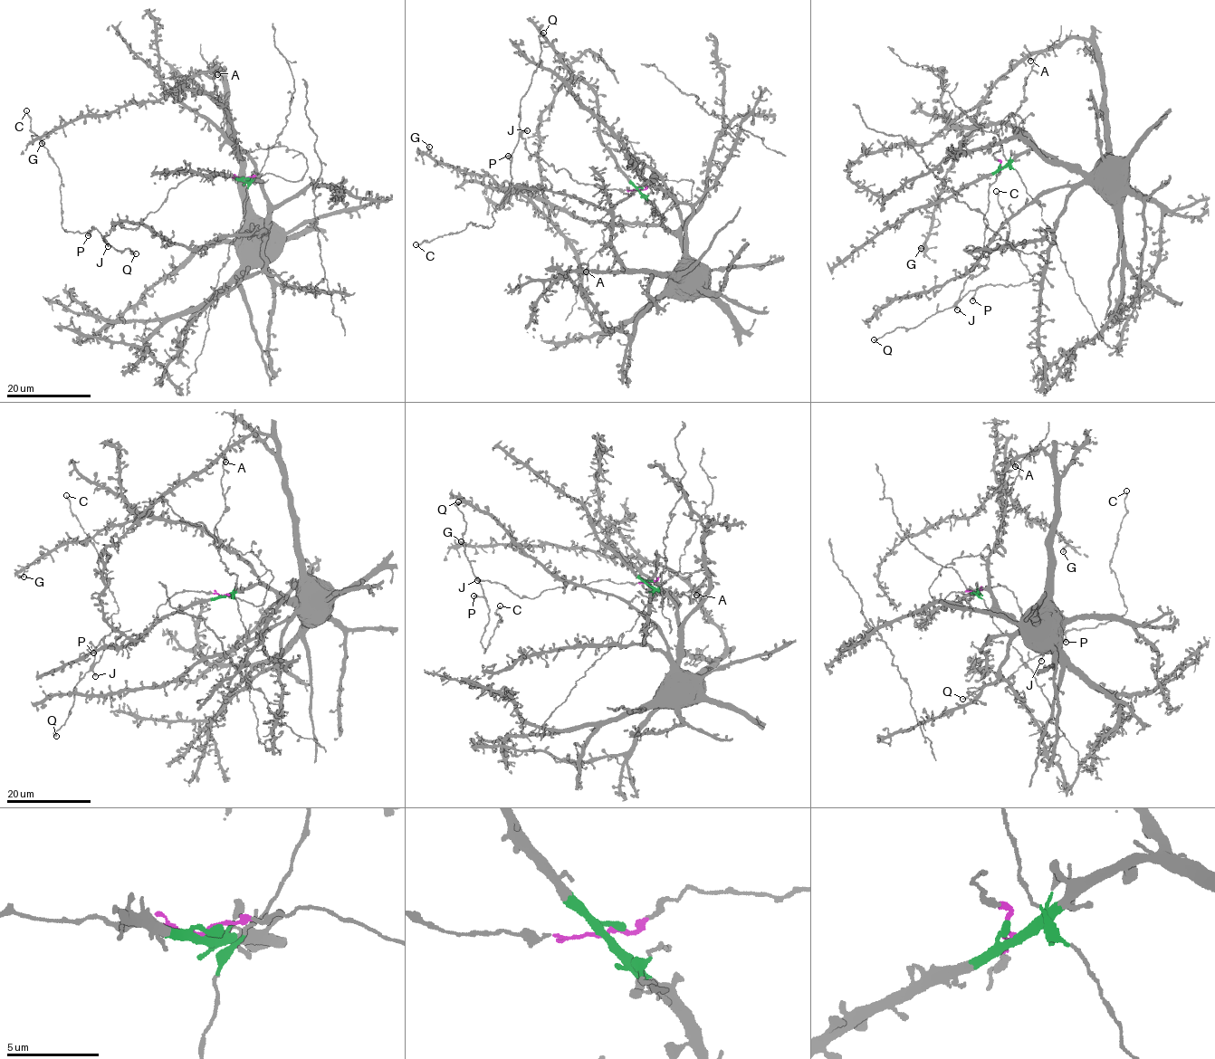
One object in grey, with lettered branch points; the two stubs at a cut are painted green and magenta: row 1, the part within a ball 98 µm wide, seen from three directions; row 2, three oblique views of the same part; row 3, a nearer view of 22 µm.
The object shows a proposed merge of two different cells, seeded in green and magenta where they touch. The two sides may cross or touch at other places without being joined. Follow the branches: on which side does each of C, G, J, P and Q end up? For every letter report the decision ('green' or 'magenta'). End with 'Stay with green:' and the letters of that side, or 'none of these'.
C: magenta
G: green
J: magenta
P: magenta
Q: magenta
Stay with green: G

